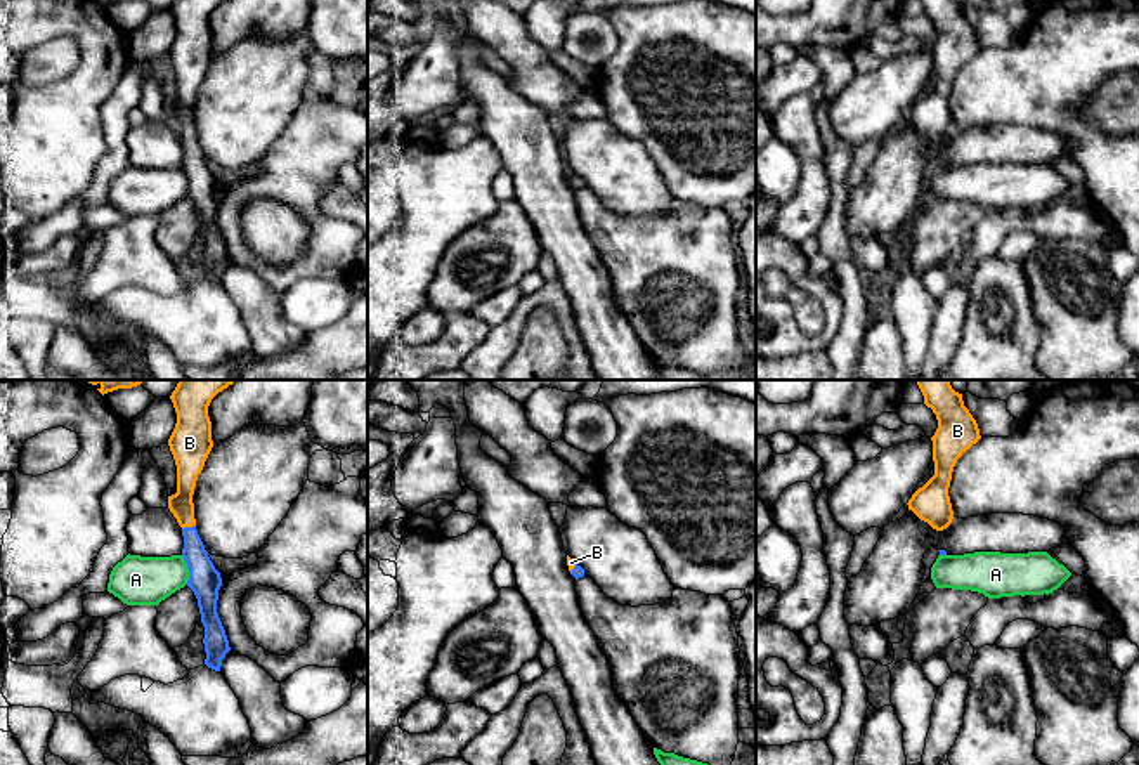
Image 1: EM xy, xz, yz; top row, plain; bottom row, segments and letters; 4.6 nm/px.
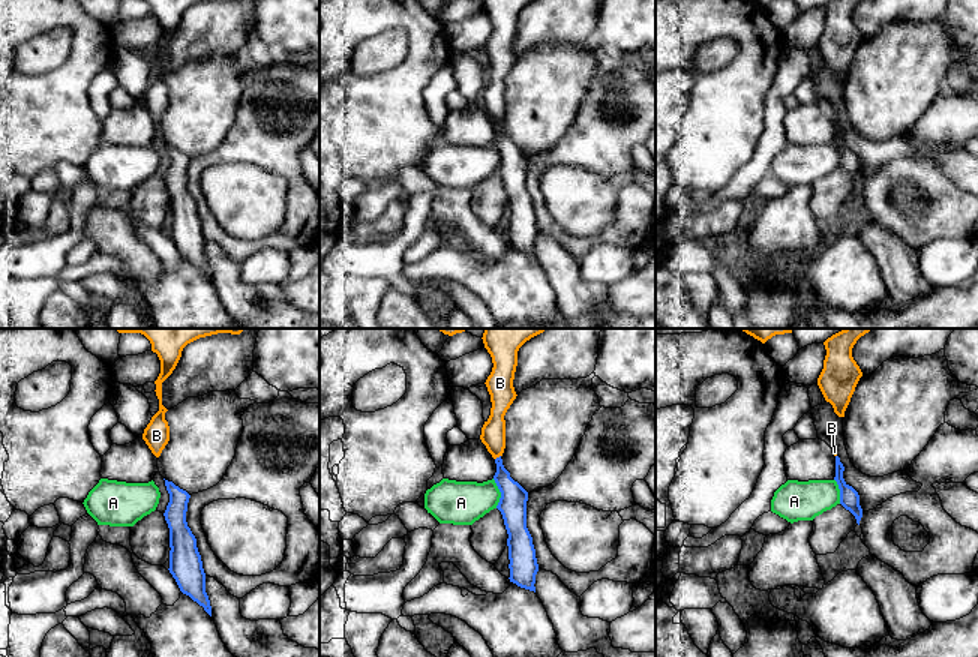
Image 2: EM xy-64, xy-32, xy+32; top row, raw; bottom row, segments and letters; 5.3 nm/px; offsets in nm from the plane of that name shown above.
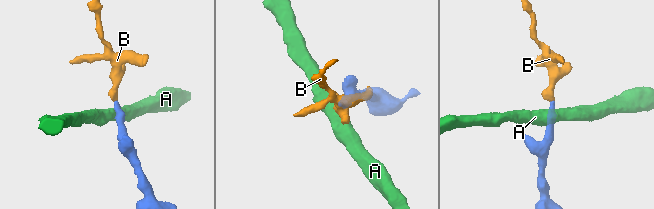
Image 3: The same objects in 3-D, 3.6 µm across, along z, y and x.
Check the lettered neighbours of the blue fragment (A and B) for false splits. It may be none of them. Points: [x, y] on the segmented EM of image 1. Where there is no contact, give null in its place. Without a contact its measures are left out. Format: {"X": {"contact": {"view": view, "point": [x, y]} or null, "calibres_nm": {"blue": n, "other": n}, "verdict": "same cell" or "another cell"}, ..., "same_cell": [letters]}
{"A": {"contact": {"view": "xy", "point": [188, 568]}, "calibres_nm": {"blue": 150, "other": 220}, "verdict": "another cell"}, "B": {"contact": {"view": "xy", "point": [188, 528]}, "calibres_nm": {"blue": 140, "other": 110}, "verdict": "same cell"}, "same_cell": ["B"]}

